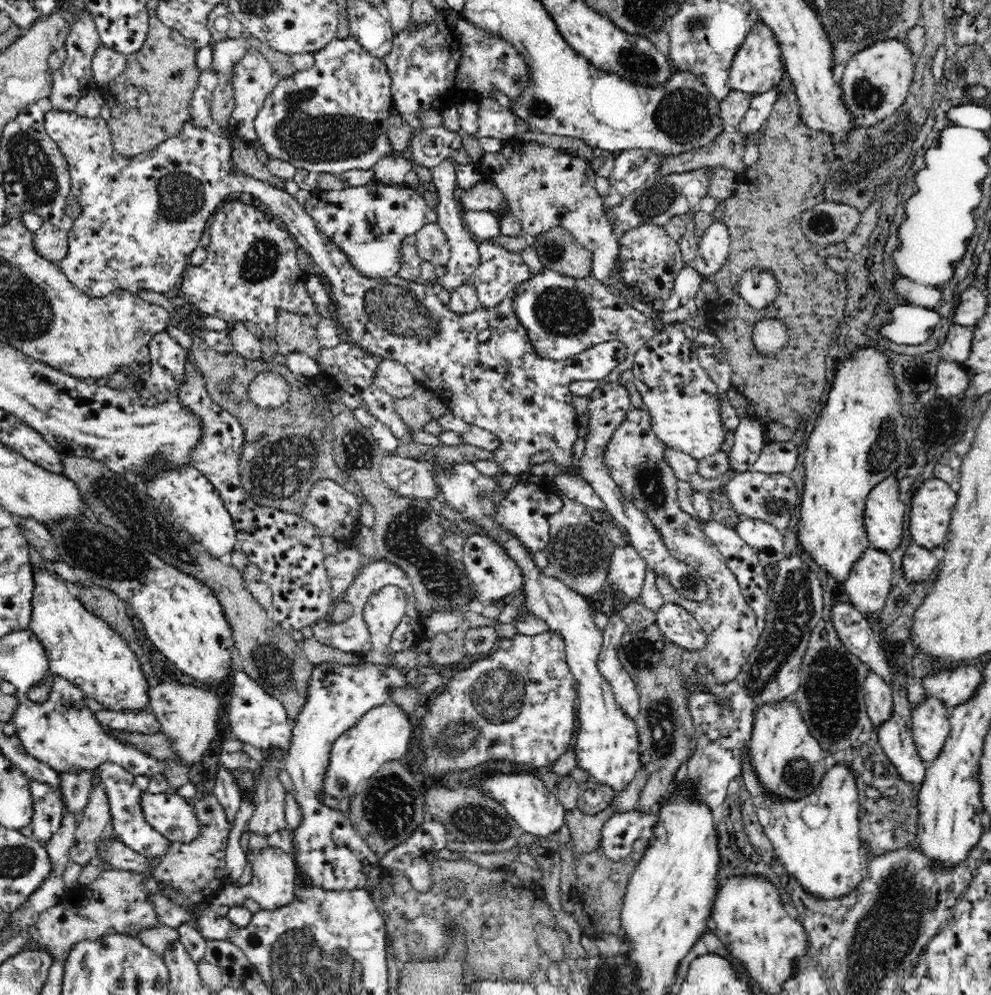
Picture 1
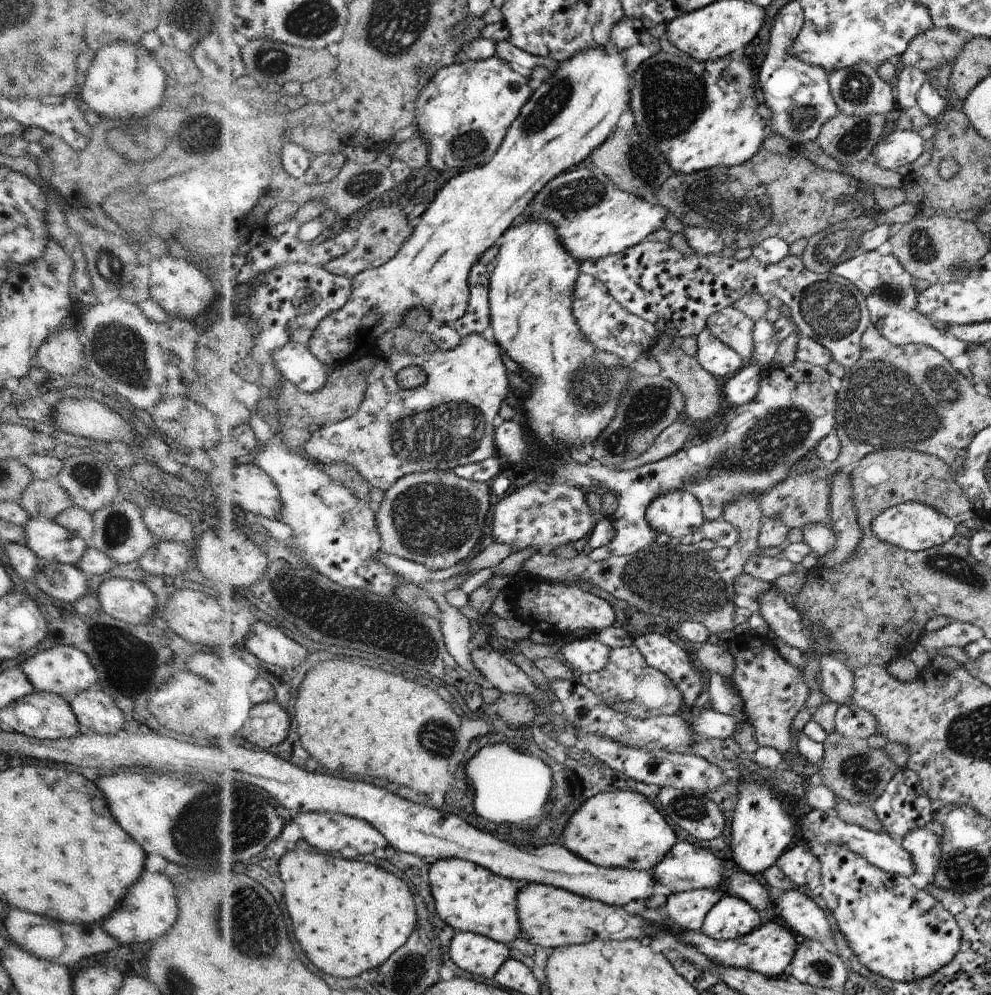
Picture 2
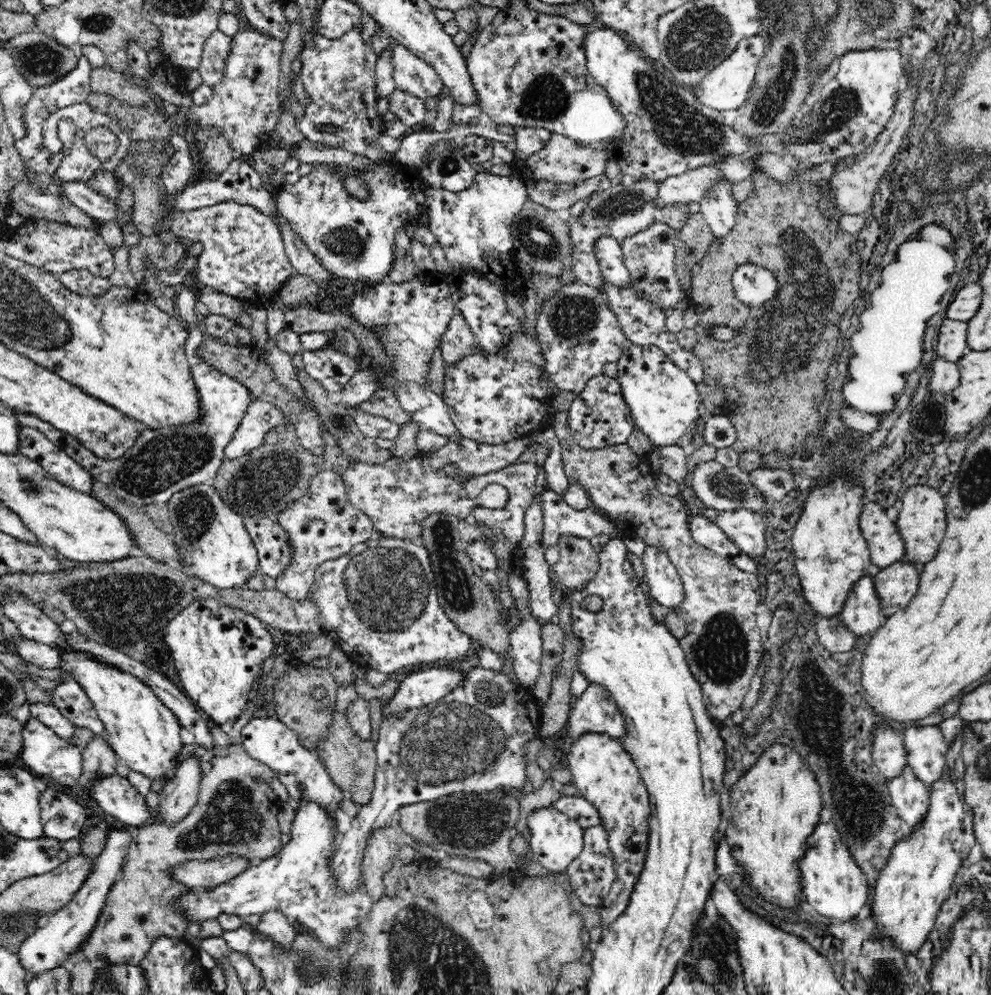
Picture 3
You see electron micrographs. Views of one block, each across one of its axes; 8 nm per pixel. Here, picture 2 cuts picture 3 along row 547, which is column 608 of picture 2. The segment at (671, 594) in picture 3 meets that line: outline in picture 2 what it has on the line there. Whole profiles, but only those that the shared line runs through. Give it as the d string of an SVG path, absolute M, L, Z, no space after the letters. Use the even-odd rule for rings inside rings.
M576 638L562 646L559 657L578 674L600 672L609 664L612 647L594 639Z

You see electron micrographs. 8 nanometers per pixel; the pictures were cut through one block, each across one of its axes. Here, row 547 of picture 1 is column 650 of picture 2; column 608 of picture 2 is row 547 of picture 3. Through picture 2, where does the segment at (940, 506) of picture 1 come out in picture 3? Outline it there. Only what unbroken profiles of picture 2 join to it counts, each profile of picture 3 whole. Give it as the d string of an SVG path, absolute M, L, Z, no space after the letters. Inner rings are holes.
M911 486L906 489L902 498L902 508L899 510L895 526L898 527L905 548L905 561L908 563L930 563L934 560L941 541L944 540L947 527L945 513L946 497L931 486Z

